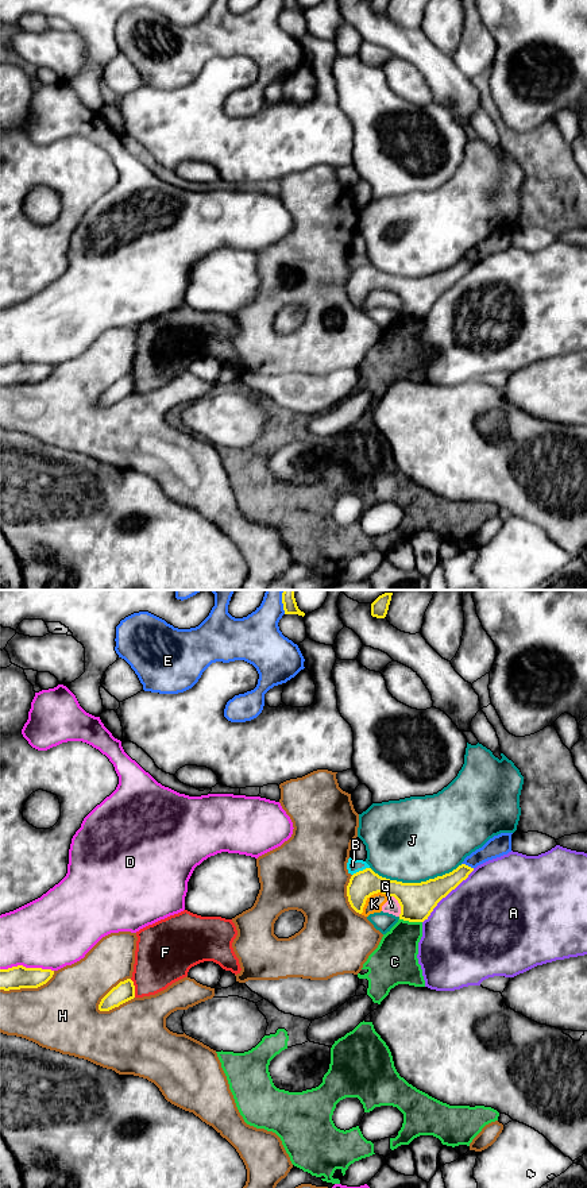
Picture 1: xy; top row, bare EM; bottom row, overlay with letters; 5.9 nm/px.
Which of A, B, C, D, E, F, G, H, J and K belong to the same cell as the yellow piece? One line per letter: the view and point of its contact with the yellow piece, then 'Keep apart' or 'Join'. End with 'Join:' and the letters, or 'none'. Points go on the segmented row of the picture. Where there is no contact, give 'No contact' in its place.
A: Touches yellow at xy (447, 894). Keep apart
B: Touches yellow at xy (360, 871). Keep apart
C: Touches yellow at xy (410, 921). Keep apart
D: Touches yellow at xy (27, 968). Keep apart
E: Touches yellow at xy (467, 866). Keep apart
F: Touches yellow at xy (134, 988). Keep apart
G: Touches yellow at xy (400, 905). Keep apart
H: Touches yellow at xy (109, 991). Keep apart
J: Touches yellow at xy (416, 883). Keep apart
K: Touches yellow at xy (371, 894). Keep apart
Join: none

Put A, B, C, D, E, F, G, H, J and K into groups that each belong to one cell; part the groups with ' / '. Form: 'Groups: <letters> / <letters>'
Groups: A / B / C / D / E / F / G H K / J

